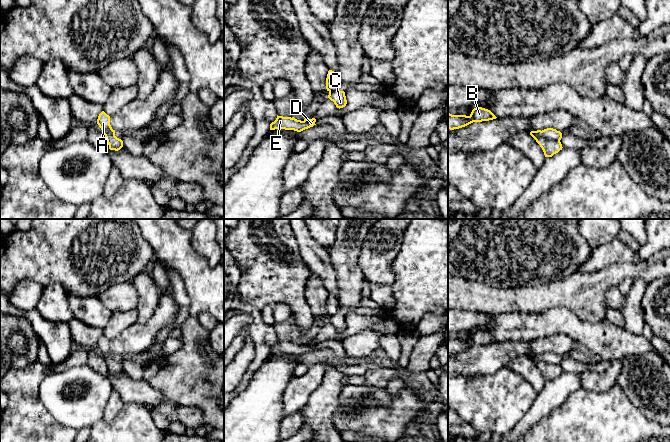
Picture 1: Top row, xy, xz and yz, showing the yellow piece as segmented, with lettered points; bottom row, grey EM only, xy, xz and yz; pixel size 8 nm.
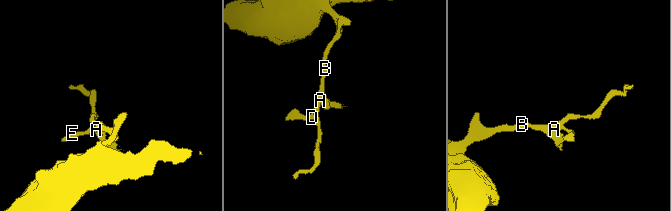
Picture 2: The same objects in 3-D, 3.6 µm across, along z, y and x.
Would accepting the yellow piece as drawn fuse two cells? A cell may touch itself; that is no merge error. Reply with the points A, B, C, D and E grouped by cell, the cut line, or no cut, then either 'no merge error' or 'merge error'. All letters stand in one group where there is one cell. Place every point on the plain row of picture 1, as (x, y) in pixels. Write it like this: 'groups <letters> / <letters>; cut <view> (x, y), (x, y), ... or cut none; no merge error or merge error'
groups A B C D E; cut none; no merge error

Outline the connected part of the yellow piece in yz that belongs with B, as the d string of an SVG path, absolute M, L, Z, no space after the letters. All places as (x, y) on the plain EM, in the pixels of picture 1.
M482 331L474 332L469 340L452 339L448 336L448 353L459 353L473 346L489 345L496 342L497 341L490 334Z

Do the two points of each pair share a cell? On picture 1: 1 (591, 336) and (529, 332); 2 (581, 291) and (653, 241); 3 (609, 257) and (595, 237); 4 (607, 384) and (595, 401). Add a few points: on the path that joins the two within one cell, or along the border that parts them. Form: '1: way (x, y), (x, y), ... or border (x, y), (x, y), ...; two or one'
1: way (576, 329), (572, 326), (544, 326); one
2: border (659, 250), (642, 261); two
3: border (616, 238), (593, 249); two
4: border (614, 384), (606, 391), (591, 391), (582, 388); two

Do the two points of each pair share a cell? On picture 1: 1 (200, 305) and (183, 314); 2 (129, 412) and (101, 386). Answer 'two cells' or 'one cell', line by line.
1: two cells
2: two cells

